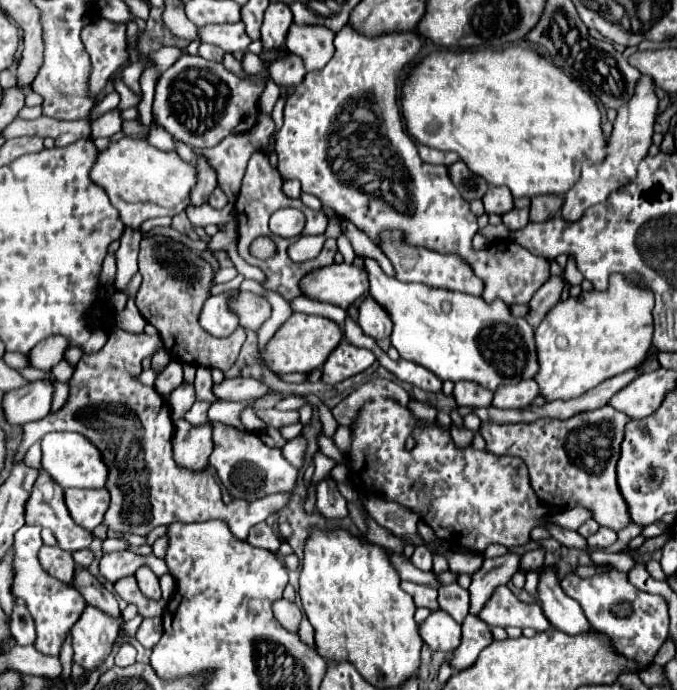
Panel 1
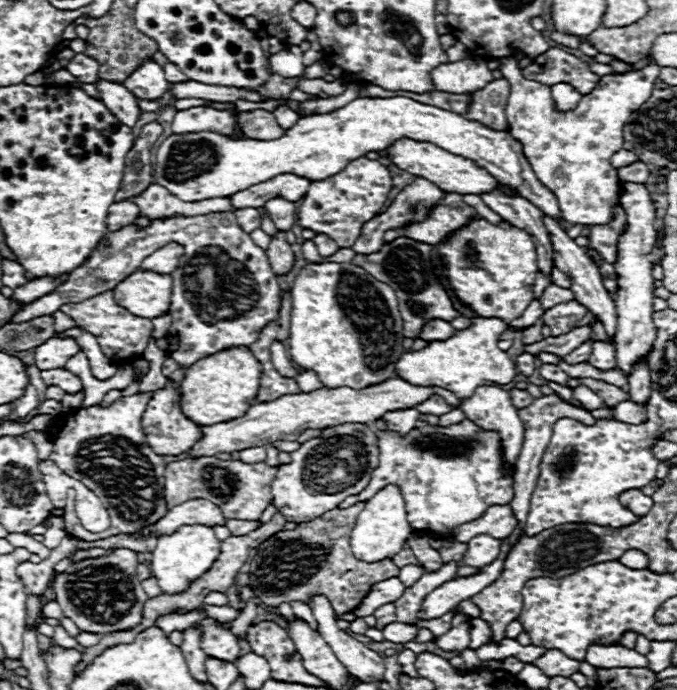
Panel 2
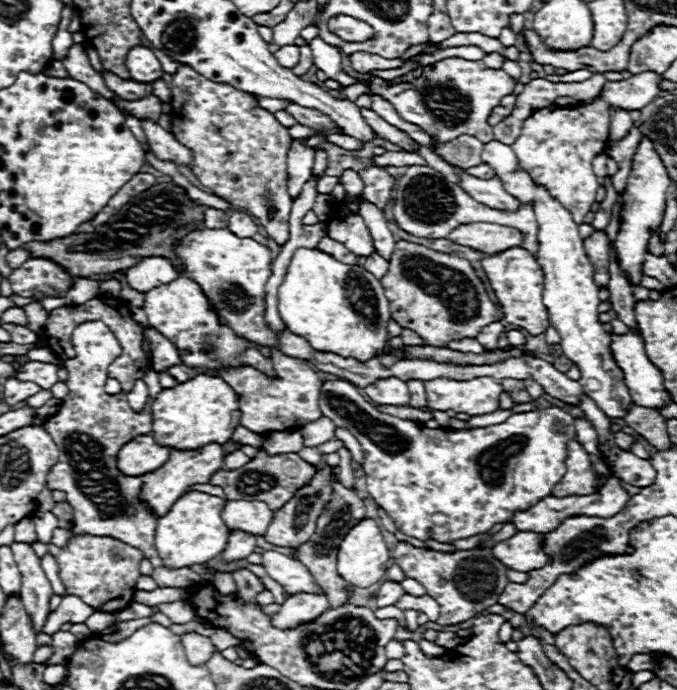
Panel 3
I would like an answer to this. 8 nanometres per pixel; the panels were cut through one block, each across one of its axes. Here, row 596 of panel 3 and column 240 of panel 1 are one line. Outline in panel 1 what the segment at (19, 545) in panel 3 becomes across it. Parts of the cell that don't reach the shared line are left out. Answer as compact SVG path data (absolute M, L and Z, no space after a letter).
M242 22L236 24L208 24L198 28L200 42L220 46L224 52L238 52L248 50L248 44L252 42L242 26Z

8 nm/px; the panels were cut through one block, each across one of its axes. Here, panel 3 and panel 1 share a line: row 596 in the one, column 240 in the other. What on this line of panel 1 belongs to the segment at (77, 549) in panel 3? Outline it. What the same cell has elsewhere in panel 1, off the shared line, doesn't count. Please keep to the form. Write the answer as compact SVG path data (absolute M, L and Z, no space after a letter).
M182 54L178 58L178 62L174 62L158 78L154 104L152 104L152 118L166 132L170 132L174 140L184 142L192 148L210 148L210 146L216 146L220 140L224 140L230 134L242 134L242 132L248 132L256 126L256 122L258 122L258 98L260 98L262 90L264 90L262 76L238 78L232 72L228 72L220 62L210 62L210 60L204 60L202 56Z

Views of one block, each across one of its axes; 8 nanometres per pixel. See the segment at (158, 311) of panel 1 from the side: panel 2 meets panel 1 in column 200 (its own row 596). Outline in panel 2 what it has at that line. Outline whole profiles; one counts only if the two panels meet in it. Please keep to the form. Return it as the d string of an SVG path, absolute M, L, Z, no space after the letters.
M364 502L330 510L316 520L298 524L294 530L282 530L262 542L256 548L258 554L250 562L250 586L254 596L276 608L282 602L308 602L310 596L324 594L332 602L336 614L342 616L352 612L376 582L398 576L400 568L396 568L392 560L368 564L354 558L350 550L350 532L362 508Z

